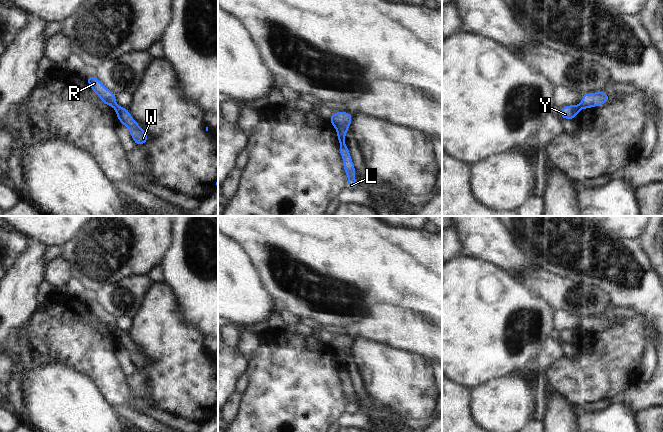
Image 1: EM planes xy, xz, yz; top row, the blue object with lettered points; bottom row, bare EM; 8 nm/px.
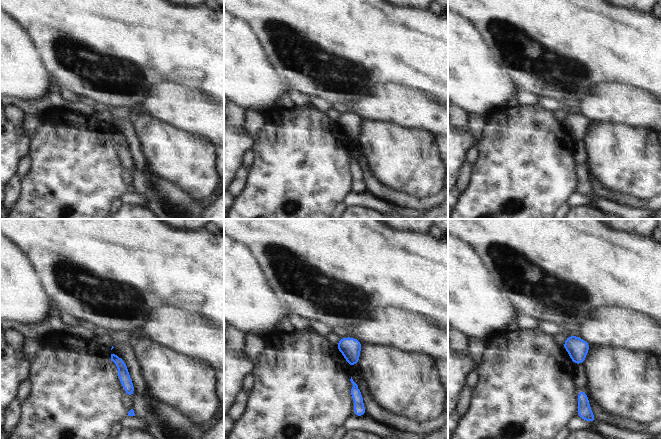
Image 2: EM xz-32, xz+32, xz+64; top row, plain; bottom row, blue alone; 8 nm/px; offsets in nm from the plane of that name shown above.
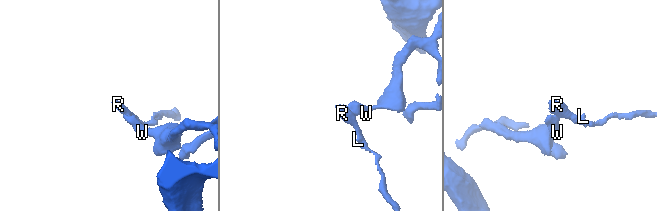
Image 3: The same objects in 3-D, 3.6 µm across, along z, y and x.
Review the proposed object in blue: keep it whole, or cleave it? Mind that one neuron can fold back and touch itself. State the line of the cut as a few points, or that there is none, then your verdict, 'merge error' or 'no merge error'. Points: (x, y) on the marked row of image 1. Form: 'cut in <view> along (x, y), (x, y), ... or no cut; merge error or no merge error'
cut in xz along (337, 132), (343, 138); merge error

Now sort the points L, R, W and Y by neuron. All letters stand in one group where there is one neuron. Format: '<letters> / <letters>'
L R / W Y

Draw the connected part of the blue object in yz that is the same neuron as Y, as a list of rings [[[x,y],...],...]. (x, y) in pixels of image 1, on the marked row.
[[[581,104],[564,106],[561,108],[559,118],[575,120],[575,116],[579,113],[581,109],[584,109]]]

